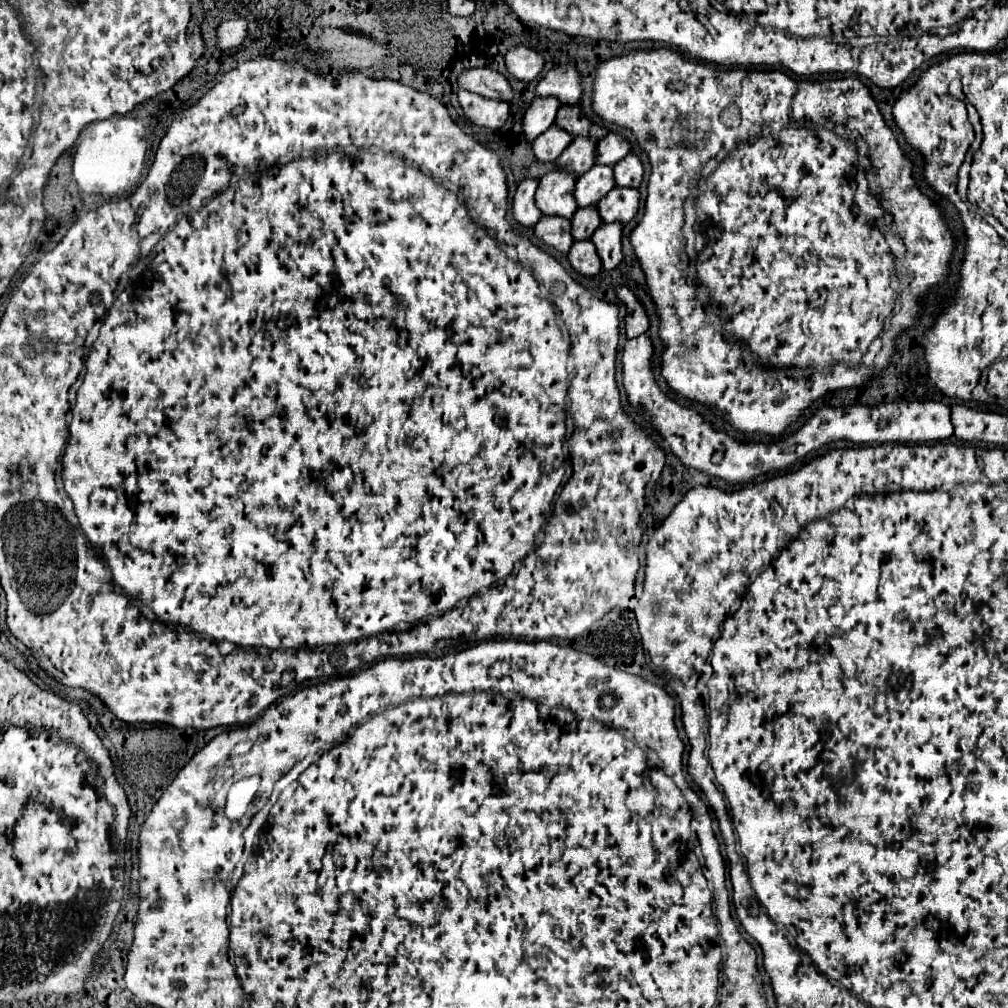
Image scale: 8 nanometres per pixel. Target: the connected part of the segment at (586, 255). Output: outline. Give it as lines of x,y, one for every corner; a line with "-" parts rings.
590,240
574,242
568,252
568,260
570,260
572,268
584,278
594,278
600,272
600,258

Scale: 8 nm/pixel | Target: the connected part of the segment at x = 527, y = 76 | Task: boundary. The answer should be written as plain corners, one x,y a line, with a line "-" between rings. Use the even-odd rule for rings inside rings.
516,46
516,48
508,50
504,60
506,60
506,70
516,80
522,80
522,82
534,80
544,66
542,56
536,50
526,48
526,46

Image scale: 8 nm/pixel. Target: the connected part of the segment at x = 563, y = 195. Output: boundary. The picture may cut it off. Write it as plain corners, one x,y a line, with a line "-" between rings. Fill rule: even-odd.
554,170
542,176
536,190
536,206
540,208
542,216
572,218
578,208
572,194
574,184
576,176
566,174
562,170

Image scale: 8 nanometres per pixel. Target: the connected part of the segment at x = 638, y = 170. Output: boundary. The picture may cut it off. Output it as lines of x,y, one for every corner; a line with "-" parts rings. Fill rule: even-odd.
628,154
626,158
622,158
616,166
614,166
614,182
616,186
630,186
630,188
638,188
642,182
642,162
634,156

